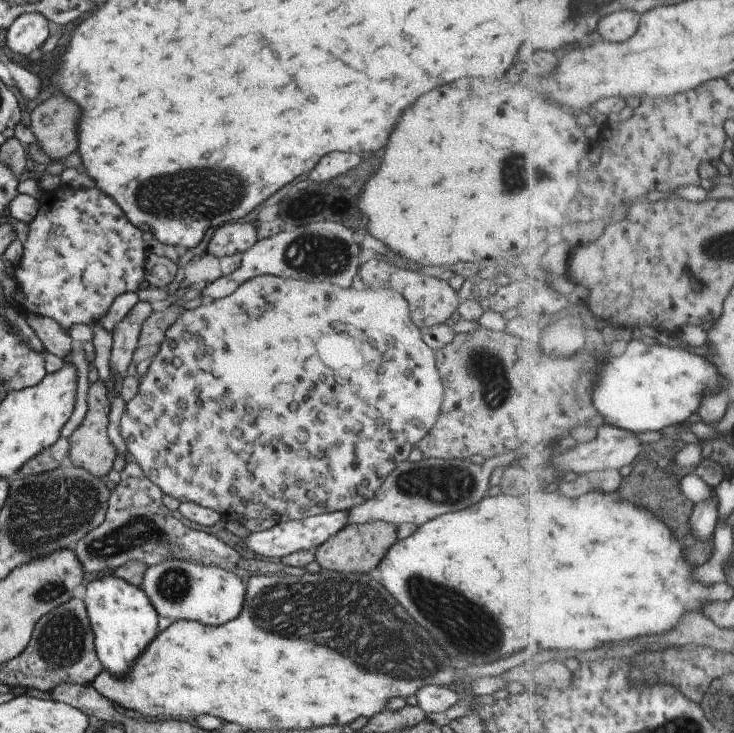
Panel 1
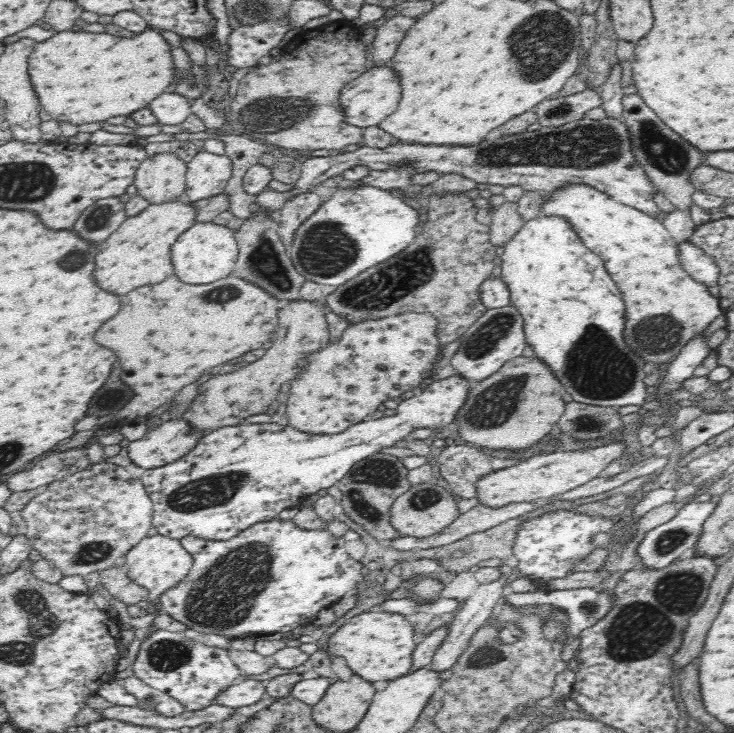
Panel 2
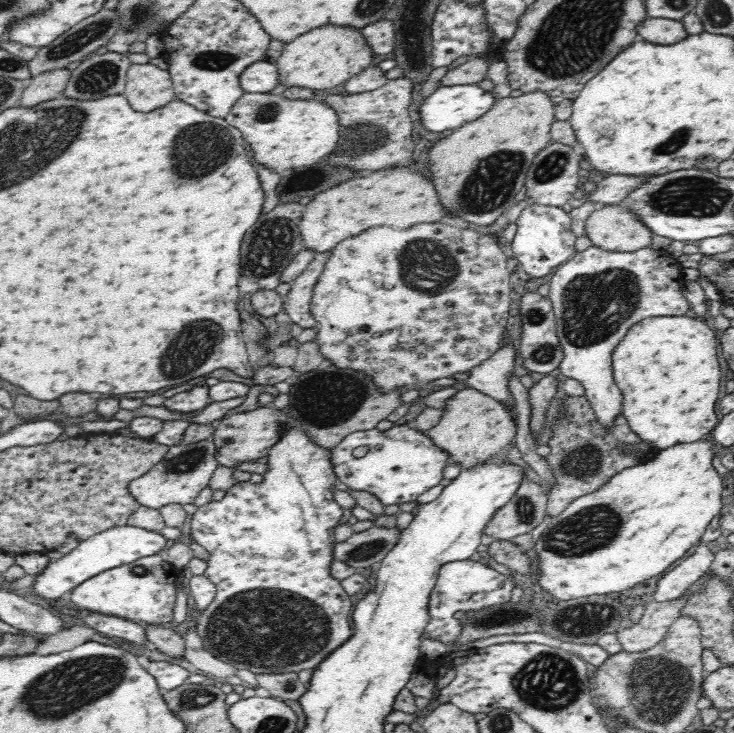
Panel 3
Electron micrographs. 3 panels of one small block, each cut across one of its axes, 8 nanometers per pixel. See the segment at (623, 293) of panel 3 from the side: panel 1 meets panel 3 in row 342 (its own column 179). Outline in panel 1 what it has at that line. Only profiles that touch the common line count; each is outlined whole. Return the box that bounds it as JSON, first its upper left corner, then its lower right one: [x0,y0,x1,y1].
[142,559,245,626]

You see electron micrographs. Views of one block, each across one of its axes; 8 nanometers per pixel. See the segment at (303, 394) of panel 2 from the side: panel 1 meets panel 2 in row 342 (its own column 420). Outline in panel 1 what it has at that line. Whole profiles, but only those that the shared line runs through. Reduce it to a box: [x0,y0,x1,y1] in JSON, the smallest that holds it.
[119,275,444,524]

